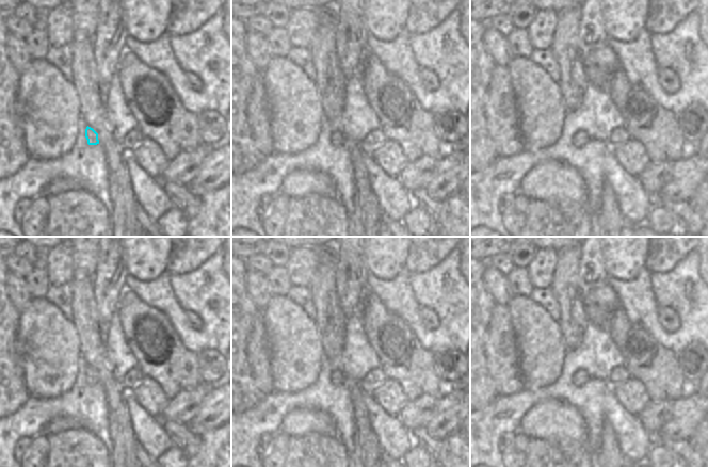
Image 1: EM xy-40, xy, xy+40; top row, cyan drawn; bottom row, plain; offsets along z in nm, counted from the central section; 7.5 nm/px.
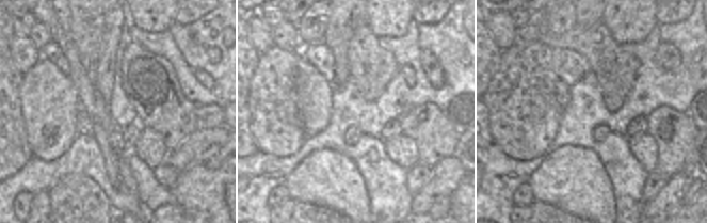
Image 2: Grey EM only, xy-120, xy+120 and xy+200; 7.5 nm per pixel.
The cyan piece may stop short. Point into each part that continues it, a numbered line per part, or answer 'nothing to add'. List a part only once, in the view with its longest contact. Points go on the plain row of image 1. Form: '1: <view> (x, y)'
nothing to add

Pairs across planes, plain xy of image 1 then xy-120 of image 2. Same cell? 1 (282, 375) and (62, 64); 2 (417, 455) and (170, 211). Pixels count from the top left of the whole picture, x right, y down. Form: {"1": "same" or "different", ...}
{"1": "different", "2": "same"}

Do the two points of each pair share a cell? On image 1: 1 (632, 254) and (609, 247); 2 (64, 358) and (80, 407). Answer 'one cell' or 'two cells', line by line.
1: one cell
2: two cells

